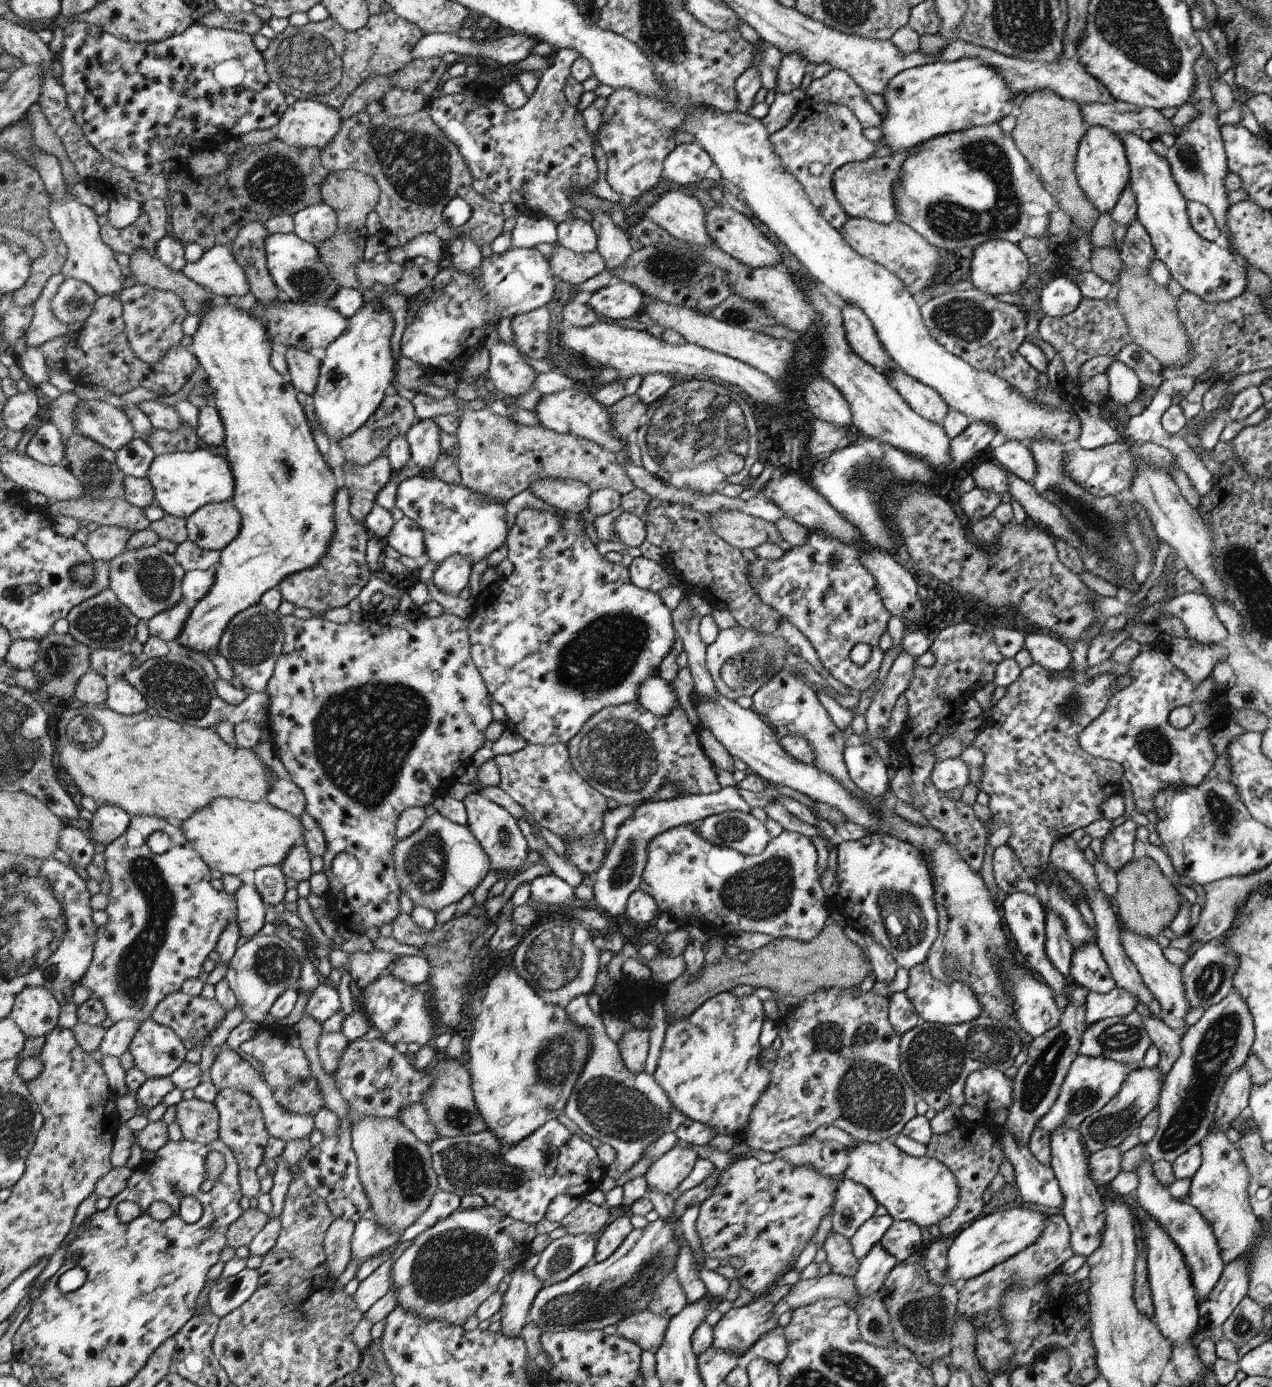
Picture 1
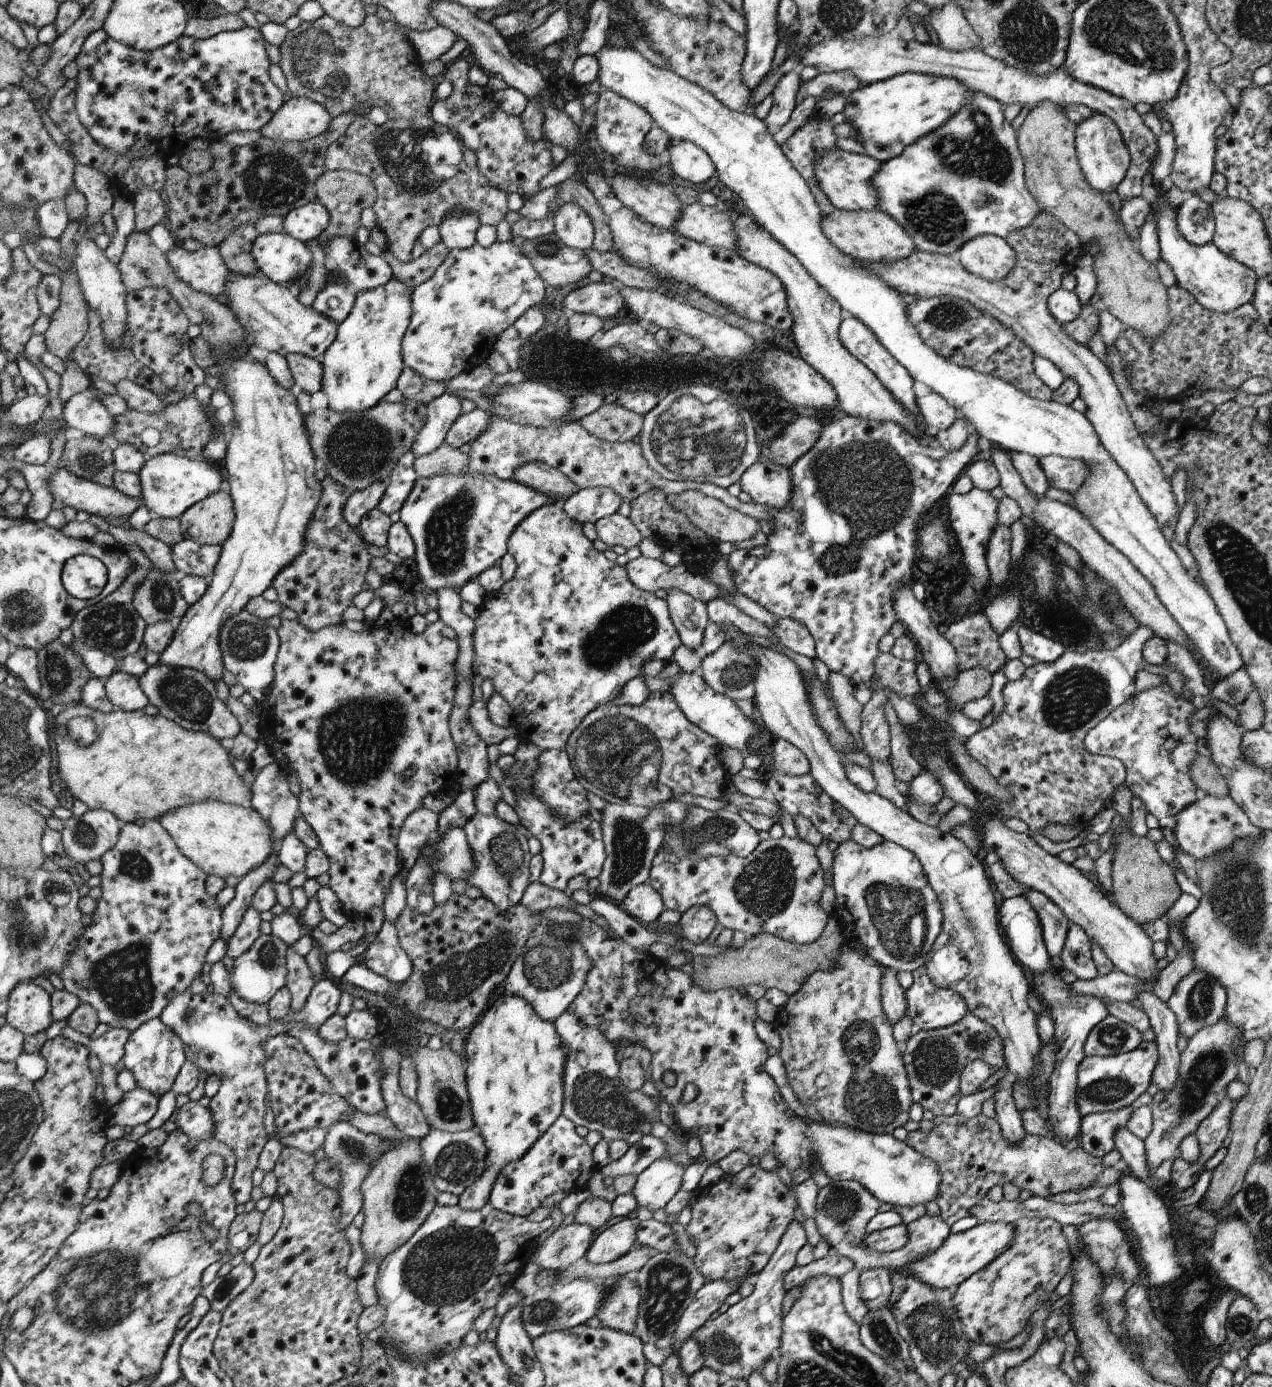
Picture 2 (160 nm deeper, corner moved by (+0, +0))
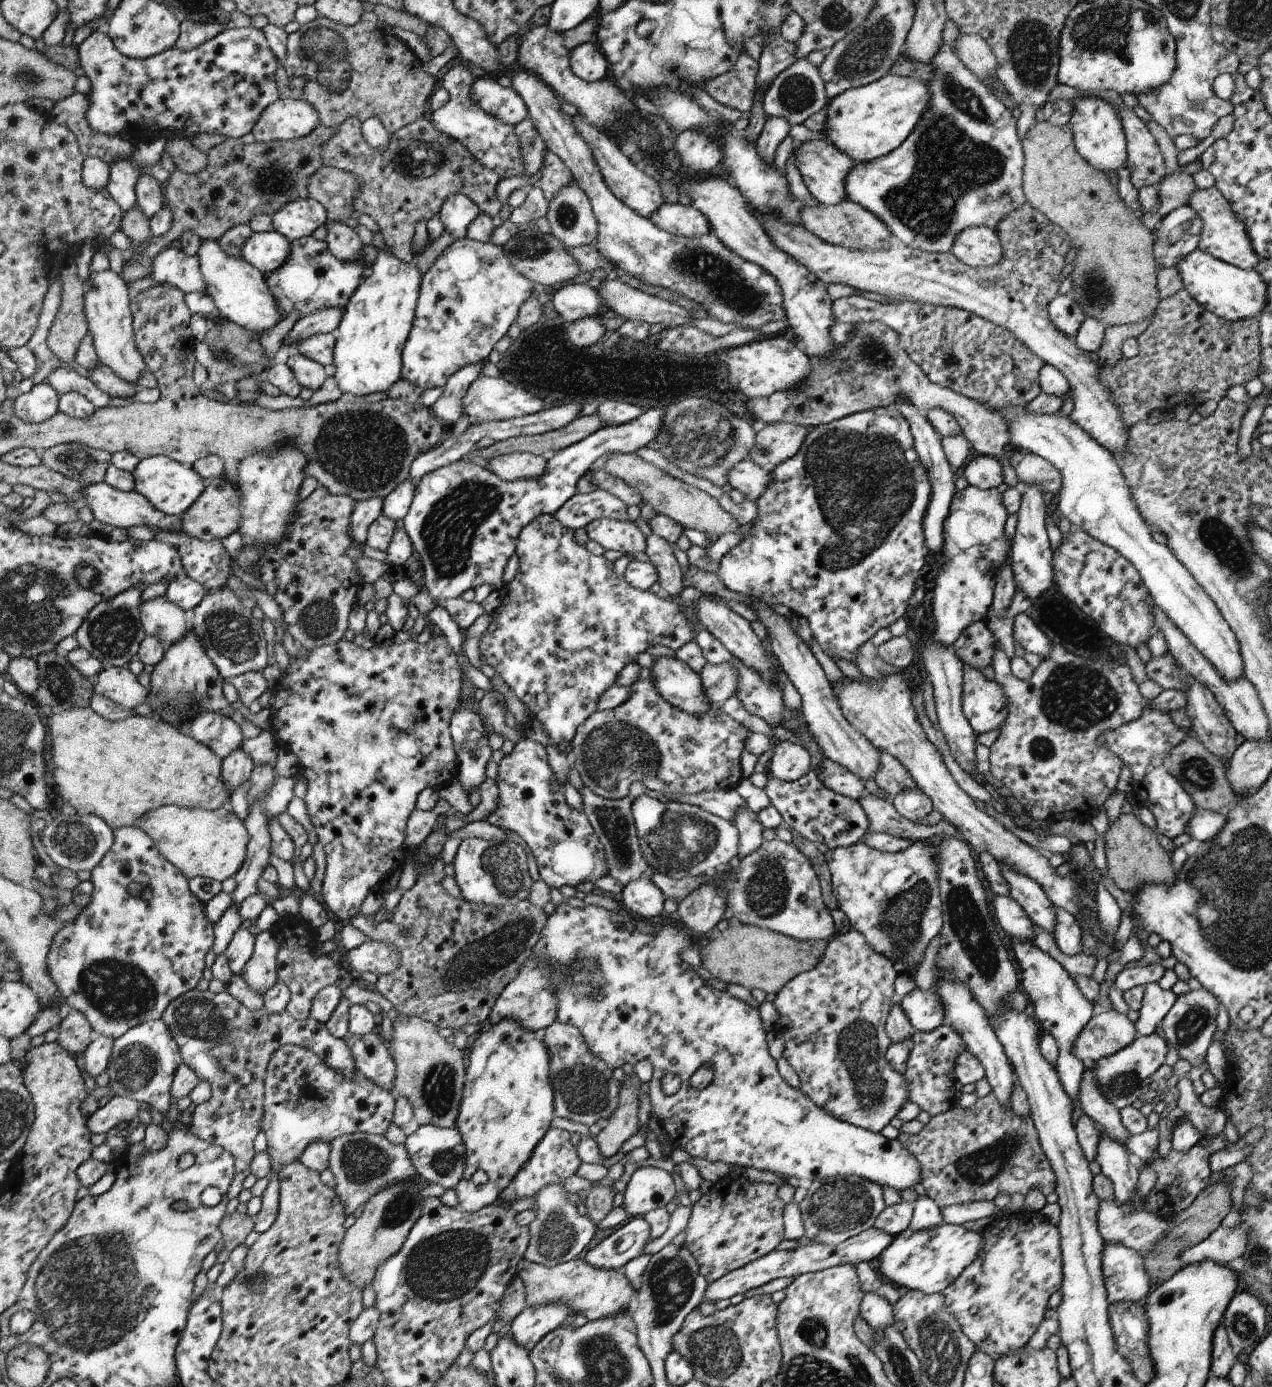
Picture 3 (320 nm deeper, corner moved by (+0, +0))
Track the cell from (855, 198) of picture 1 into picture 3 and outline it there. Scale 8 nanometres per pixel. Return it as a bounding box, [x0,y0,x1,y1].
[791,139,856,205]

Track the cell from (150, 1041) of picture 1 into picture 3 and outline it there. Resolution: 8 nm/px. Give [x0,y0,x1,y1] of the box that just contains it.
[106,1018,183,1116]

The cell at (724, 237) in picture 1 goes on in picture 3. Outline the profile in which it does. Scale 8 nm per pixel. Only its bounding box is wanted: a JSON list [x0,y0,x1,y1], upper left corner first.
[649,203,711,237]

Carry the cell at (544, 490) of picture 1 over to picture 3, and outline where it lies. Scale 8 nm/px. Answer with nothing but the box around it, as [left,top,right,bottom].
[486,452,547,481]

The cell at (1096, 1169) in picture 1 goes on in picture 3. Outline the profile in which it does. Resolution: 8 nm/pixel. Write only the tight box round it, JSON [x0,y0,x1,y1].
[897,1091,1056,1207]

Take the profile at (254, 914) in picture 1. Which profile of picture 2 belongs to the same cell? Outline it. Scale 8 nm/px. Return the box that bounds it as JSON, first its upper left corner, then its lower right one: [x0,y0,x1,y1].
[227,906,262,960]

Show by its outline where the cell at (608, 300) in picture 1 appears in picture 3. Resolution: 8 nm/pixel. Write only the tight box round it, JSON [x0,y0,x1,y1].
[552,283,600,324]

